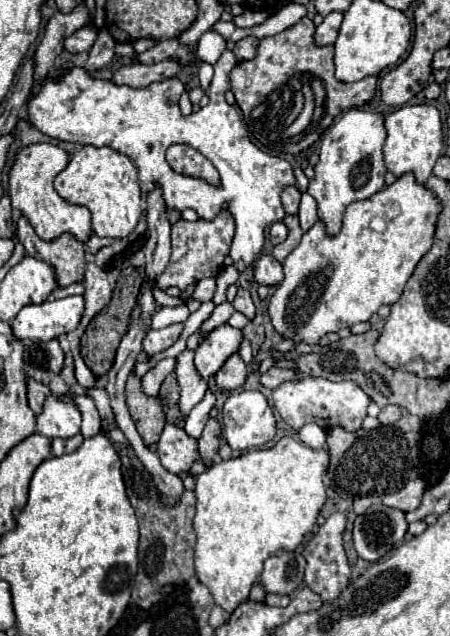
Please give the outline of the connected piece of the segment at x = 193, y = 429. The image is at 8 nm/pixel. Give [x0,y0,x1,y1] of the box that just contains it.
[185,389,215,437]

